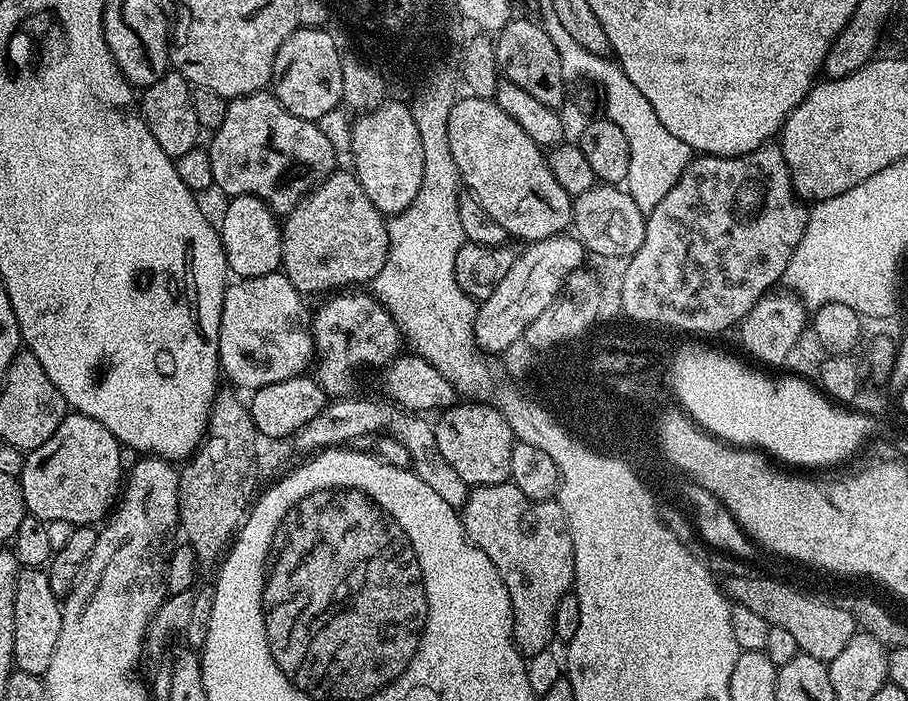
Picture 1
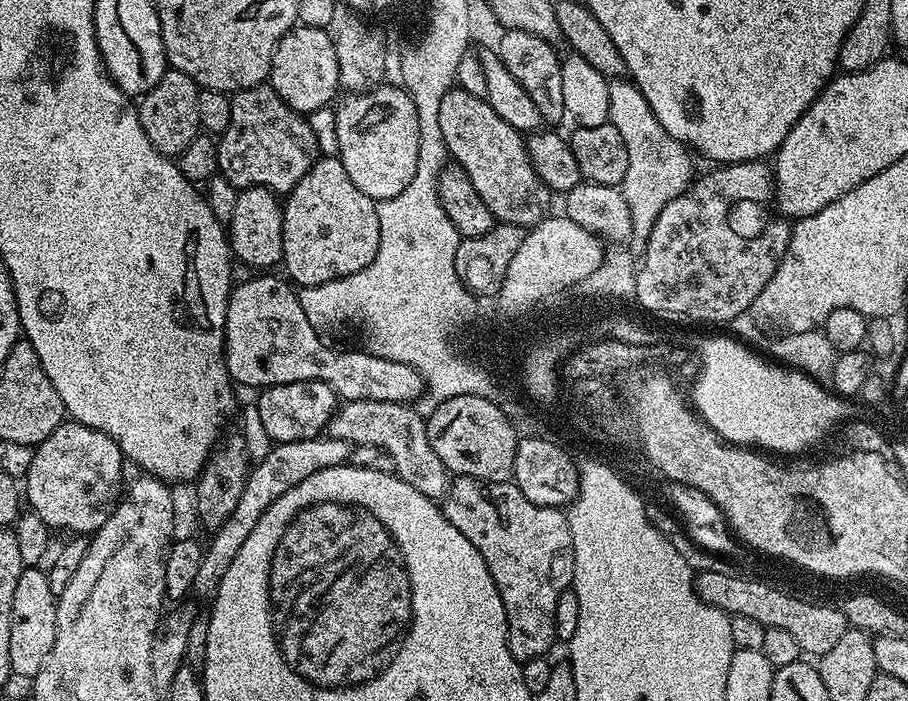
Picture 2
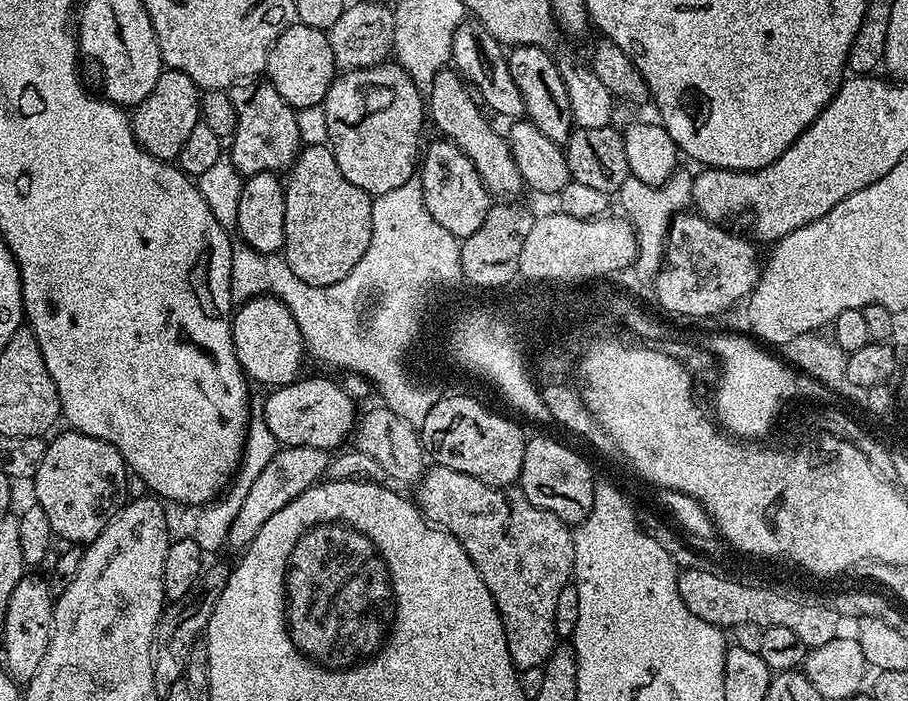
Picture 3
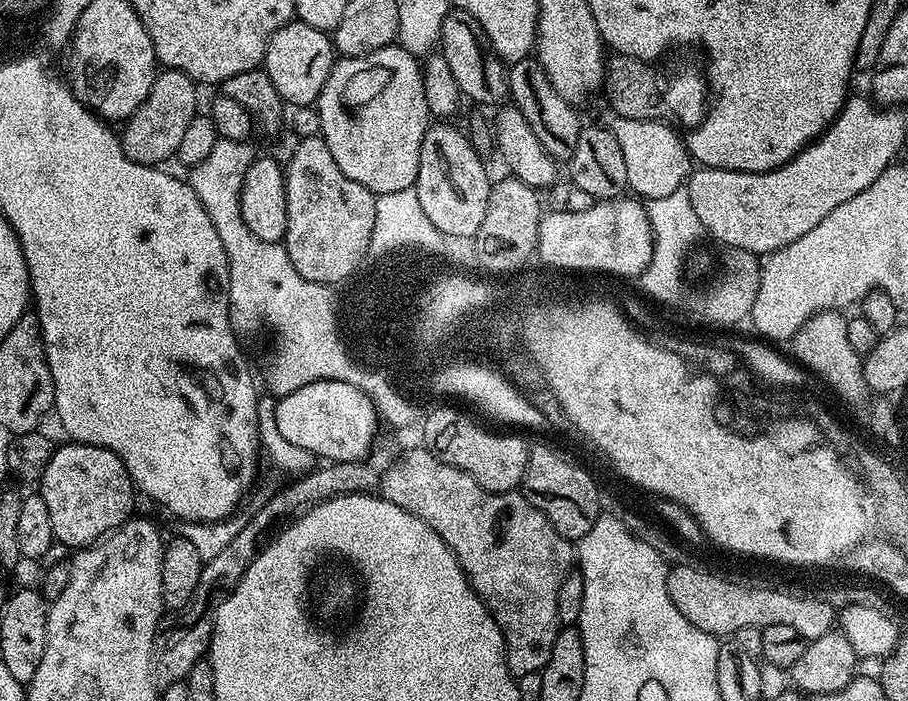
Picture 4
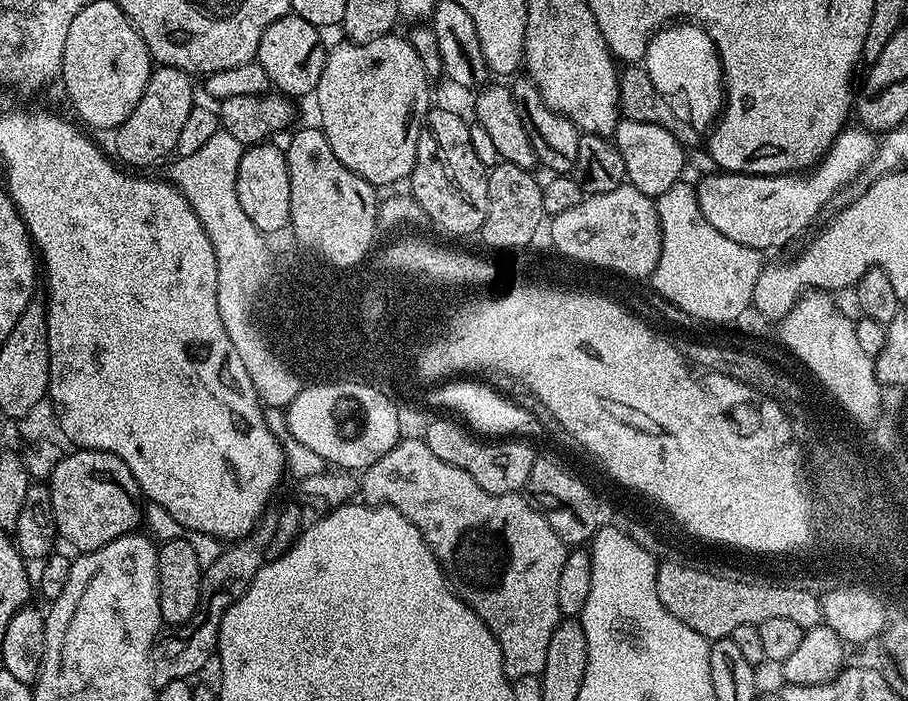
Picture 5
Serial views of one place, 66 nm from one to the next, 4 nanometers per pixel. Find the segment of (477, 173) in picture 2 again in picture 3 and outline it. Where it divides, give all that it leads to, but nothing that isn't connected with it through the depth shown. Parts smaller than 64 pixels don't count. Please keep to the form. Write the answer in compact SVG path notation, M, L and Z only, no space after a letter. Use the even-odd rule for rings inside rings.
M449 66L434 74L434 82L426 88L426 116L431 127L433 124L443 139L458 146L458 150L462 150L462 154L474 162L474 170L478 170L482 182L493 197L519 197L516 195L526 188L522 174L518 174L518 166L514 164L507 139L492 129L491 122L484 115L485 109L478 103L473 89L455 67Z

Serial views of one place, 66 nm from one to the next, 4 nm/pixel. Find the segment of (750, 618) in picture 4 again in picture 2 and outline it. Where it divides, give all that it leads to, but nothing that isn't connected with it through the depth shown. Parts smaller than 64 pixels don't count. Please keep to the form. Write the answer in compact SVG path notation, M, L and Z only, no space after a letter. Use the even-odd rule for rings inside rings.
M730 572L699 573L695 577L696 593L710 606L727 612L729 617L754 618L754 622L762 622L765 628L777 628L794 634L794 638L798 638L801 653L809 657L824 656L826 650L834 647L850 627L848 620L830 606L811 604L802 601L801 598L790 598L789 595L782 594L781 590L772 591L760 584L730 580L730 575Z

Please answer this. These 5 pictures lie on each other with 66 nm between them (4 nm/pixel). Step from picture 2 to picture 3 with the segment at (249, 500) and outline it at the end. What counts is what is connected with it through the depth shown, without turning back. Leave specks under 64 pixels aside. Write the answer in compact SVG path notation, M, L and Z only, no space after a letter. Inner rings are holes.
M281 447L270 463L262 469L261 474L253 483L244 503L234 518L227 534L227 547L234 548L237 552L243 551L257 536L266 519L273 517L278 510L288 505L327 473L331 463L331 455L318 447Z

